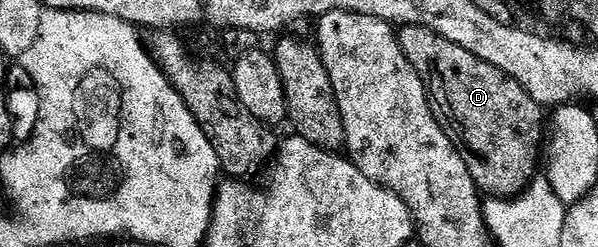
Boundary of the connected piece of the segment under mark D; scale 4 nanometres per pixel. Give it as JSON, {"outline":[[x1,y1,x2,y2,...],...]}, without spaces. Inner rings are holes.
{"outline":[[404,25,397,30,397,34,398,43,404,51,408,63,412,63,412,67,426,85,426,92,430,98,430,110,434,113,434,118,438,120,440,127,448,135,448,139,452,139,452,143,460,155,460,159,464,159,464,163,472,175,474,184,478,186,483,194,491,196,513,196,521,193,534,180,536,176,536,170,534,168,537,165,539,168,540,165,540,150,543,148,544,138,544,117,542,121,542,113,544,113,543,106,538,105,536,99,532,99,532,95,528,95,528,91,524,91,524,87,520,87,520,83,516,83,516,79,512,79,508,75,504,75,504,71,492,67,492,63,484,63,484,59,476,59,476,55,472,55,472,51,468,51,464,47,460,47,440,35,436,35,436,31,425,29,422,25]]}

